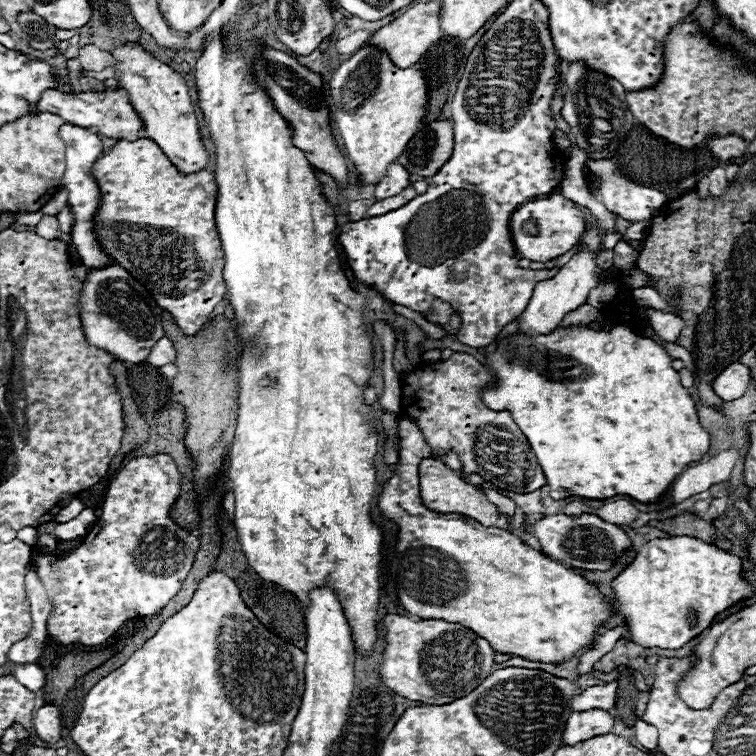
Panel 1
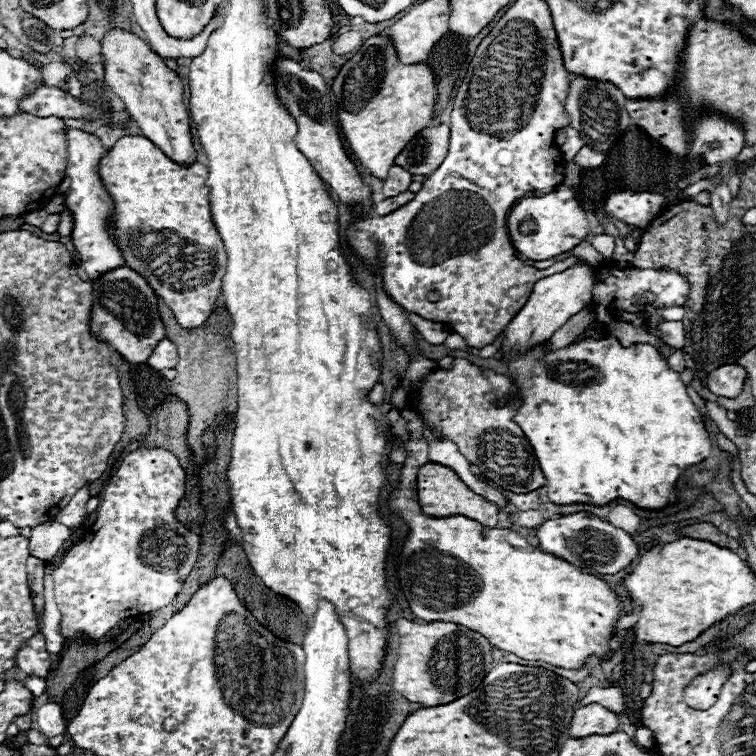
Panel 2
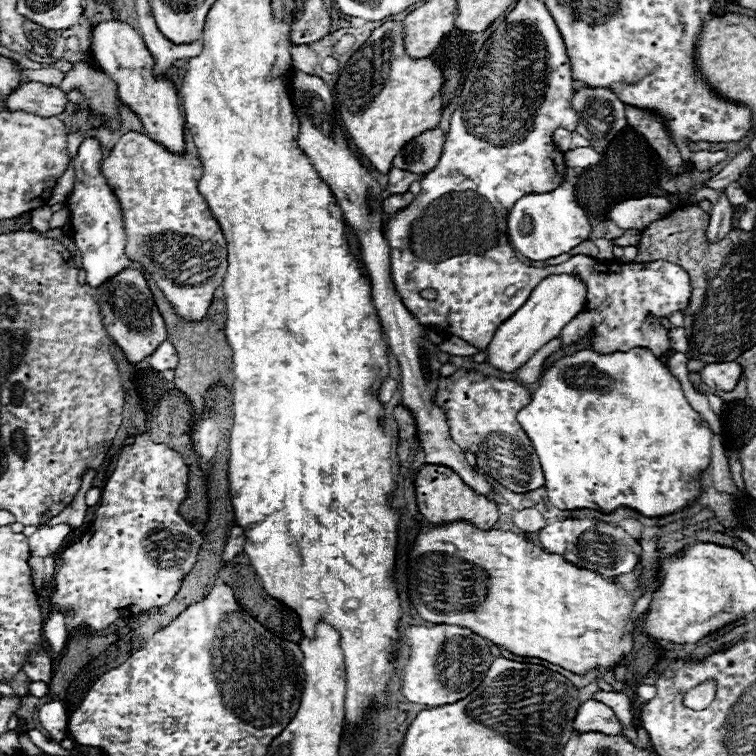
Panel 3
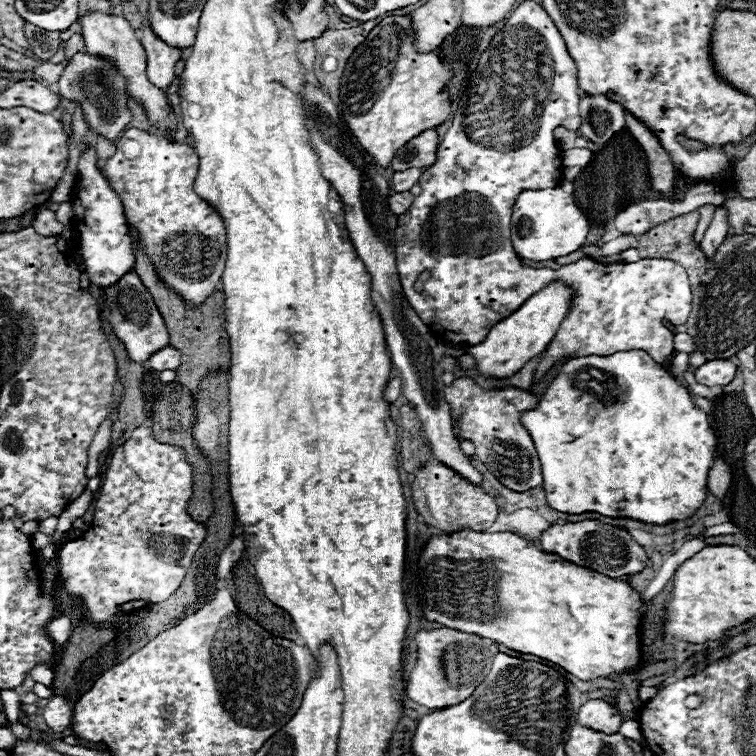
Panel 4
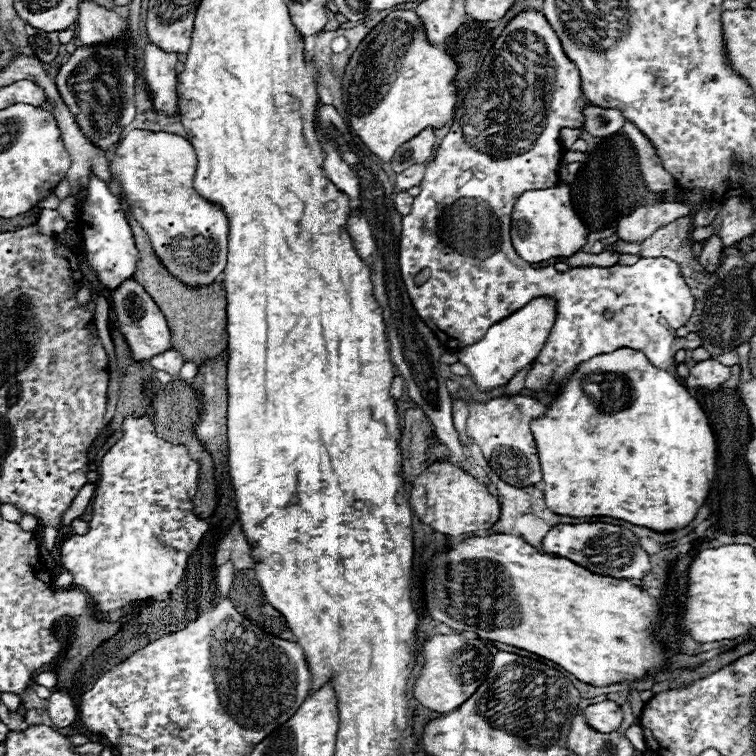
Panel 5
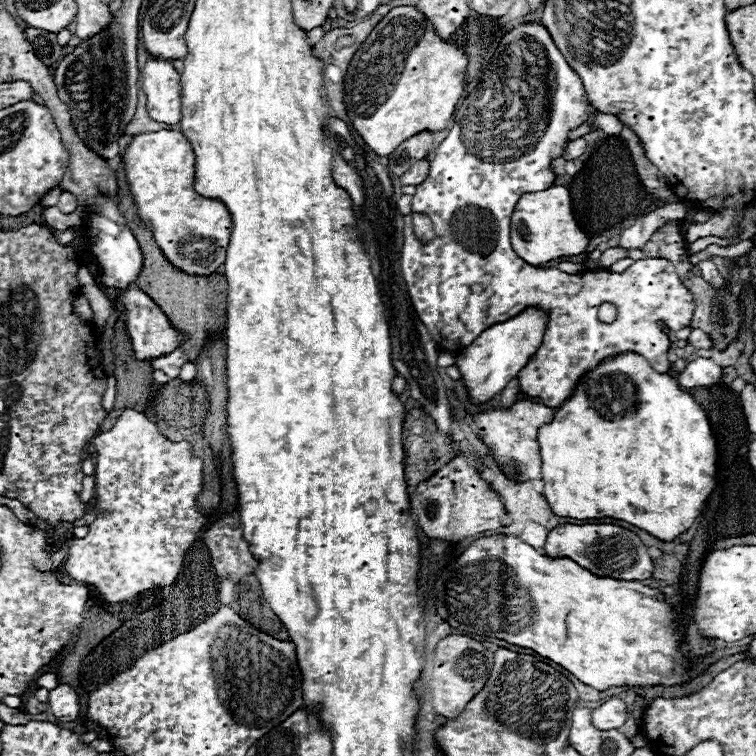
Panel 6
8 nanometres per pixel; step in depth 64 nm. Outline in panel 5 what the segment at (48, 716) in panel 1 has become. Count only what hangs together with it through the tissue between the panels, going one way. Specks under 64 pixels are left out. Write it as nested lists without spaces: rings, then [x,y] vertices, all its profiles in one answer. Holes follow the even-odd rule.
[[[58,690],[48,698],[46,712],[56,728],[66,728],[76,720],[76,704],[64,690]]]

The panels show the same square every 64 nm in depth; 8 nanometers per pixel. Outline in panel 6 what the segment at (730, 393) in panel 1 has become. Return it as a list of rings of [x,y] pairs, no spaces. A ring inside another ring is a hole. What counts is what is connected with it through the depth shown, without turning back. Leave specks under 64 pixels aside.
[[[696,358],[688,362],[684,372],[678,376],[682,388],[714,386],[722,380],[722,368],[712,358]]]

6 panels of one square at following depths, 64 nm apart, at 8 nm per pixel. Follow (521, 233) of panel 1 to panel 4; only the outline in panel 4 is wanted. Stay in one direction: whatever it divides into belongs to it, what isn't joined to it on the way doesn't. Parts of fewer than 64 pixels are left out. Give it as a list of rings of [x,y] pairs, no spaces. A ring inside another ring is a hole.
[[[562,180],[556,188],[526,190],[518,196],[511,215],[511,242],[518,256],[542,262],[566,256],[584,246],[590,224],[580,208],[574,204],[572,182]]]

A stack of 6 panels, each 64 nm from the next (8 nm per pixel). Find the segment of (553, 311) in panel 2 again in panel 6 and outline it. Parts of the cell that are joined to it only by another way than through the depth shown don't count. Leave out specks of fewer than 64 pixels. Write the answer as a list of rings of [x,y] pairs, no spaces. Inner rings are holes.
[[[526,308],[512,320],[490,326],[470,346],[458,352],[456,366],[460,368],[462,380],[474,404],[492,400],[494,394],[498,394],[512,378],[518,376],[518,372],[528,364],[528,360],[540,348],[544,340],[546,324],[548,324],[548,314],[542,308]]]

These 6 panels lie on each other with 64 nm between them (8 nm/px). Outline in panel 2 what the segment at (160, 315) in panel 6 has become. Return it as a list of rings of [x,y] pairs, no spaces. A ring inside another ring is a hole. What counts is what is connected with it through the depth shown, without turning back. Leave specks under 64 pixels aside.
[[[120,266],[114,268],[92,282],[92,312],[90,312],[90,332],[94,338],[108,342],[126,362],[140,364],[146,362],[156,344],[166,338],[164,324],[158,314],[158,300],[146,280],[134,270]]]

